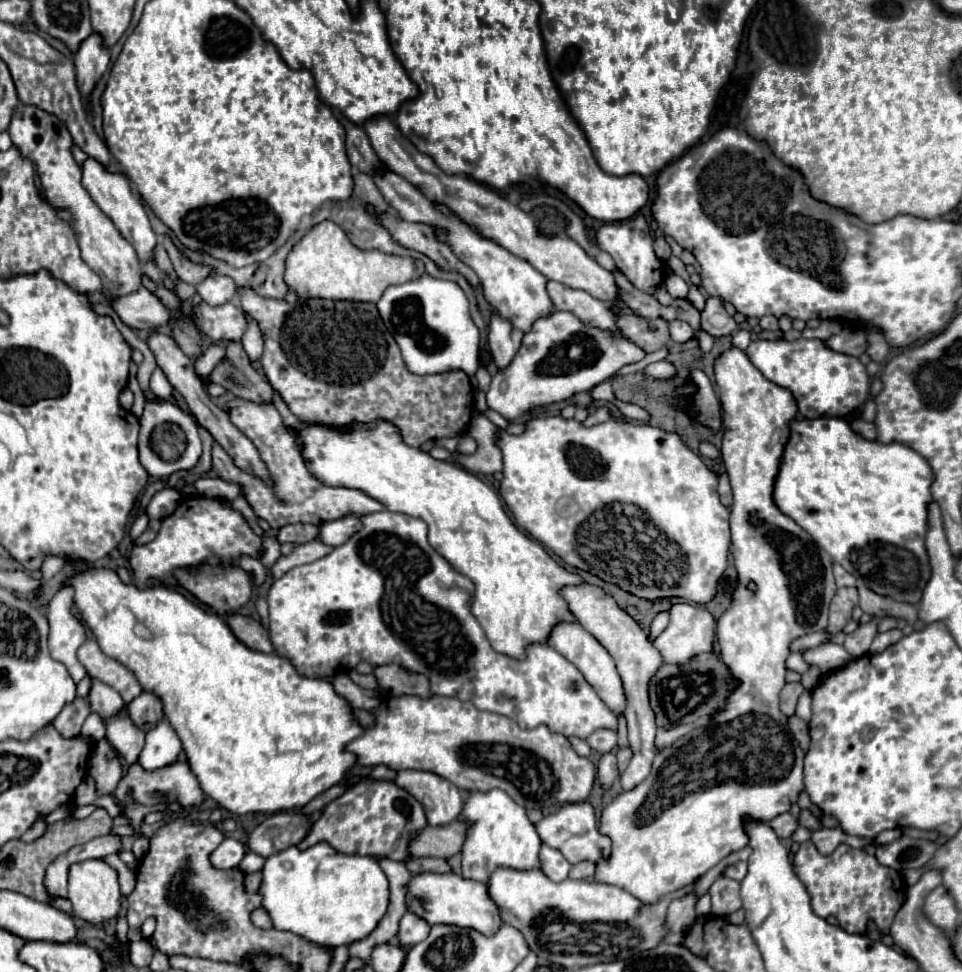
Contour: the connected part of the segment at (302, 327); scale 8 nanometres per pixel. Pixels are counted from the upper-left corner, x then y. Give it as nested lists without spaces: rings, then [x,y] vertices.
[[[238,287],[236,305],[262,329],[264,353],[260,357],[260,365],[270,385],[282,395],[290,411],[302,423],[322,423],[344,431],[350,429],[356,421],[372,425],[378,419],[384,419],[394,423],[400,429],[404,441],[412,447],[420,447],[428,439],[454,437],[468,427],[474,405],[468,375],[462,371],[424,377],[410,373],[374,303],[328,299],[300,299],[298,303],[288,303],[284,299],[262,299],[254,289]]]

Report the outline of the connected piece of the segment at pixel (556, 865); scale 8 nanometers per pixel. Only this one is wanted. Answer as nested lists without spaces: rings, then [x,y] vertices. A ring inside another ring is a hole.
[[[542,845],[542,851],[540,851],[540,871],[552,879],[552,881],[562,881],[568,877],[568,871],[570,871],[570,863],[564,859],[564,855],[552,847],[546,847]]]

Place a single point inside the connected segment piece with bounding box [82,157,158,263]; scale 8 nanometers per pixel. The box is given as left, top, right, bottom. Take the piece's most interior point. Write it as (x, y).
(110, 191)

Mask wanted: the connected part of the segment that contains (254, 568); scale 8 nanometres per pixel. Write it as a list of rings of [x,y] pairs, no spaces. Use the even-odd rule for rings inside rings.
[[[242,555],[242,557],[238,557],[236,561],[238,561],[238,565],[240,565],[246,573],[252,573],[252,575],[254,575],[254,583],[256,583],[256,585],[264,583],[264,579],[266,579],[266,567],[264,567],[258,559],[254,559],[254,557],[250,557],[250,555]]]

